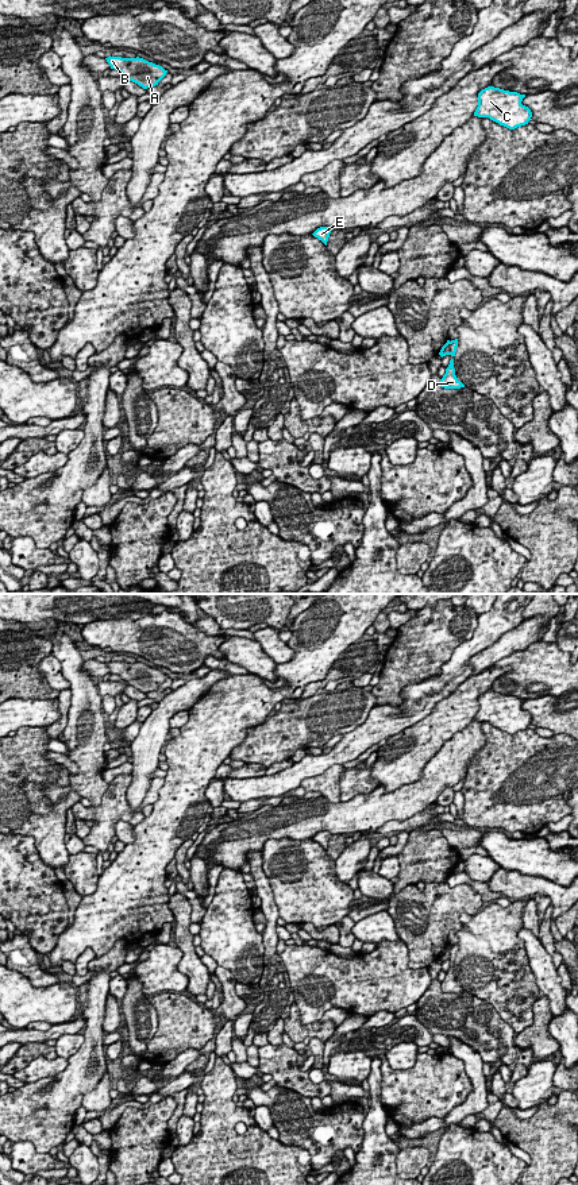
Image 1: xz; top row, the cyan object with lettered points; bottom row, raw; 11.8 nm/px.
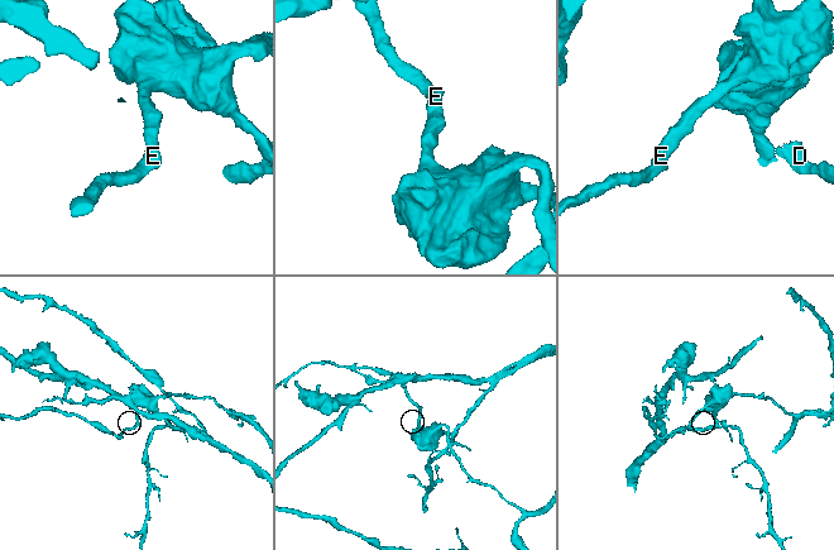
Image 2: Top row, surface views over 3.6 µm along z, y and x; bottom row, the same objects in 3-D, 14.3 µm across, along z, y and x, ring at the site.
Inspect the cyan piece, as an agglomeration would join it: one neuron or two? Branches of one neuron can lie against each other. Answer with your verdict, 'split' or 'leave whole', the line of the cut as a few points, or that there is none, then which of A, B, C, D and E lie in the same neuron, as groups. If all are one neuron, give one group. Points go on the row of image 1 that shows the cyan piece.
split | xz (449, 342), (450, 354) | A B E / C D

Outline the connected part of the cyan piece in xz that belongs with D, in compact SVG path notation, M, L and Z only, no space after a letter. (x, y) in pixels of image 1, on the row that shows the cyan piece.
M454 359L450 360L448 367L446 368L446 374L440 379L442 387L444 389L461 389L465 385L456 378L454 368Z

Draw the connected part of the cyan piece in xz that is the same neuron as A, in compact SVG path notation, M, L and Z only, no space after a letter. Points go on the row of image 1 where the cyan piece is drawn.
M109 55L105 59L111 69L119 70L128 81L138 84L143 89L158 85L167 73L162 66L139 57L122 58Z

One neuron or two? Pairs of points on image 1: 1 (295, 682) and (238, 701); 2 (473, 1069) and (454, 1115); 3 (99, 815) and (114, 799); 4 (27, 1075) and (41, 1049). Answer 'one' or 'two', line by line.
1: one
2: one
3: one
4: two

